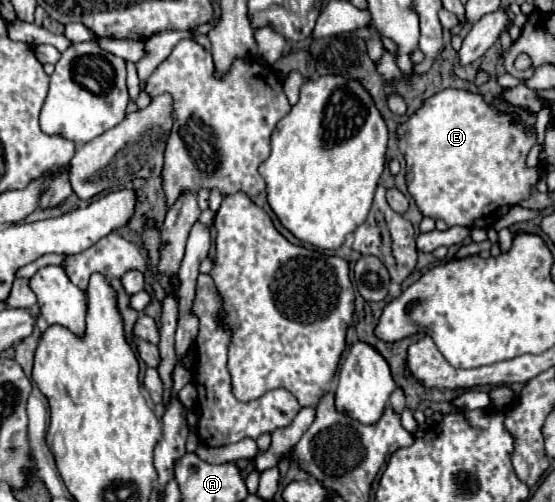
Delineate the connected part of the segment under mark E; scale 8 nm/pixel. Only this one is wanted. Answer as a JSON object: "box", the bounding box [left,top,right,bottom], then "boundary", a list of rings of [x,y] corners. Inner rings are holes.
{"box":[397,88,537,228],"boundary":[[[447,88],[427,98],[413,116],[397,126],[397,138],[405,142],[407,190],[419,212],[433,220],[445,220],[447,226],[489,228],[507,214],[507,208],[527,200],[537,182],[537,168],[525,166],[527,152],[535,146],[535,134],[525,134],[519,124],[513,124],[513,116],[497,114],[481,96],[465,90]]]}

